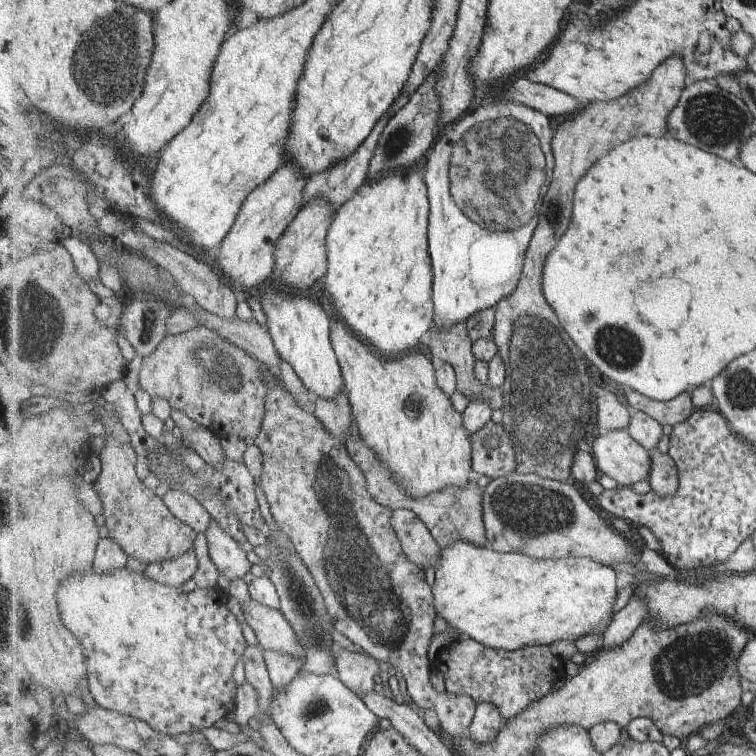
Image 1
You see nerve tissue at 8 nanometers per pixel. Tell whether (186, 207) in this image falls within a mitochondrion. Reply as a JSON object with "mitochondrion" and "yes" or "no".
{"mitochondrion":"no"}

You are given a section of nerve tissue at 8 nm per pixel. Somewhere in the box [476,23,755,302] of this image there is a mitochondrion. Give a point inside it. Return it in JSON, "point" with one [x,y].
{"point":[712,118]}

